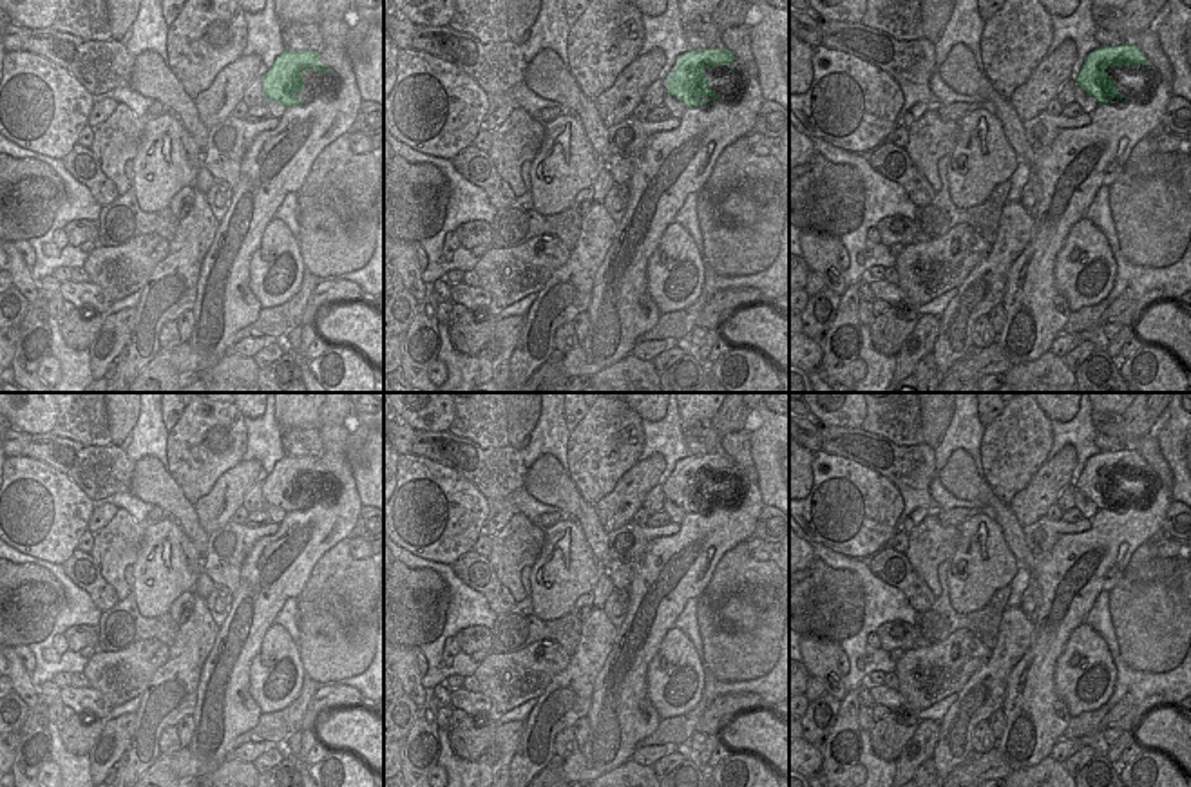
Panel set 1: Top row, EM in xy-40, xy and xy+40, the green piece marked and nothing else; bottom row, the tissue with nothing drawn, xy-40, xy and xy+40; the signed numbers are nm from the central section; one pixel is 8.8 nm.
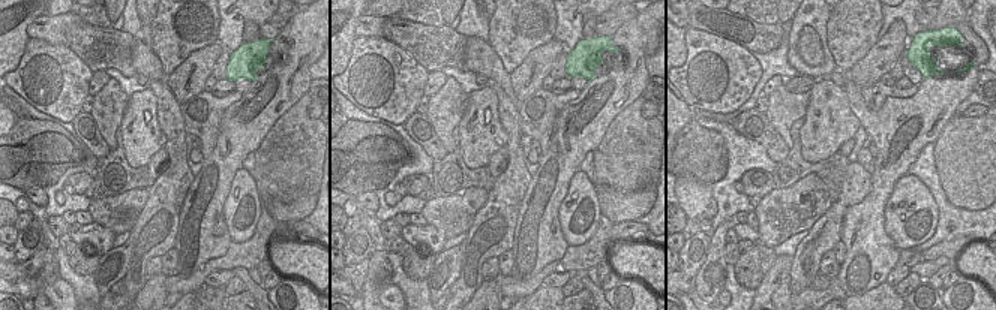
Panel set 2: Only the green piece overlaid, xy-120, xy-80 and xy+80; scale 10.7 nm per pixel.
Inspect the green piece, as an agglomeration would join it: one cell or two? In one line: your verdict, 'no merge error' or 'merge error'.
no merge error

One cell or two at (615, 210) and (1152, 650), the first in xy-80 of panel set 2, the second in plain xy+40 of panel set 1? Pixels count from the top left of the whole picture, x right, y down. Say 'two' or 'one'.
one

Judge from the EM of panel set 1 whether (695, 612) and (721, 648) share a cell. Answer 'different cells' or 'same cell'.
different cells

